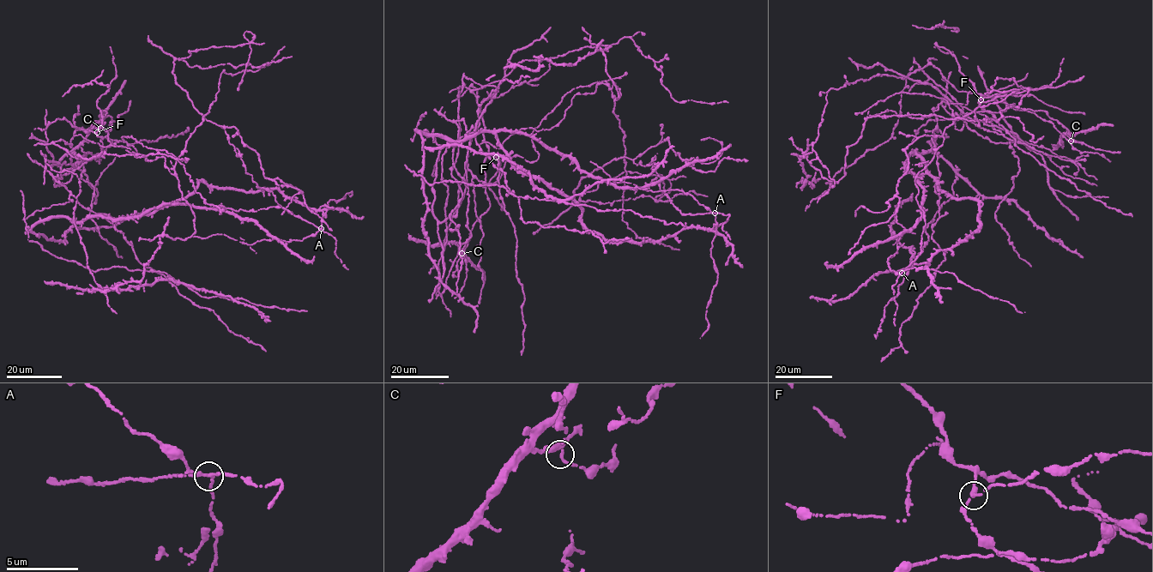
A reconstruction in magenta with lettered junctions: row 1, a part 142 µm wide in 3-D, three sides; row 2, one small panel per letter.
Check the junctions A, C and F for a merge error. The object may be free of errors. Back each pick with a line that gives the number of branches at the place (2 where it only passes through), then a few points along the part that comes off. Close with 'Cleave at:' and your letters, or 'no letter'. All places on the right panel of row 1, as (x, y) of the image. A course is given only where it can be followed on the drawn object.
A: Branches: 4. Course of the part to remove: (902, 273), (890, 271), (887, 261), (891, 255), (897, 252), (898, 241), (906, 231), (896, 221), (896, 213)
Cleave at: A

